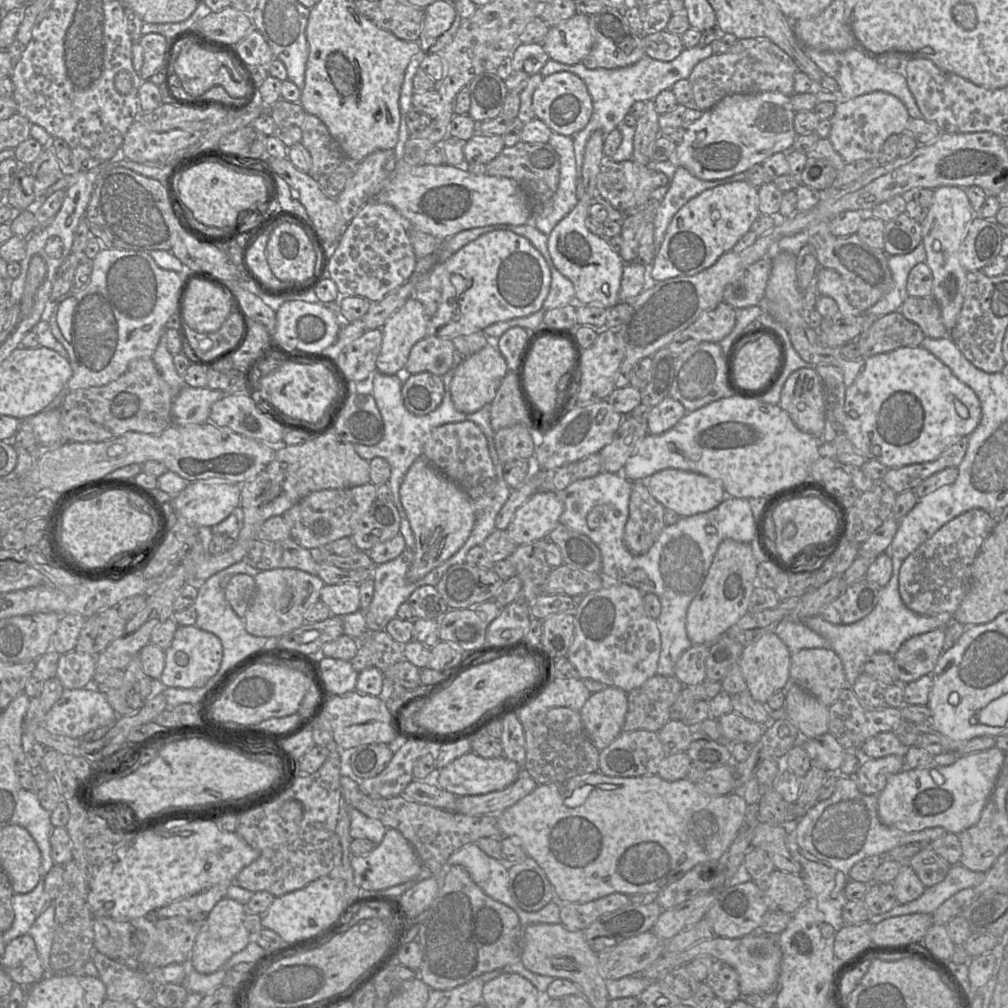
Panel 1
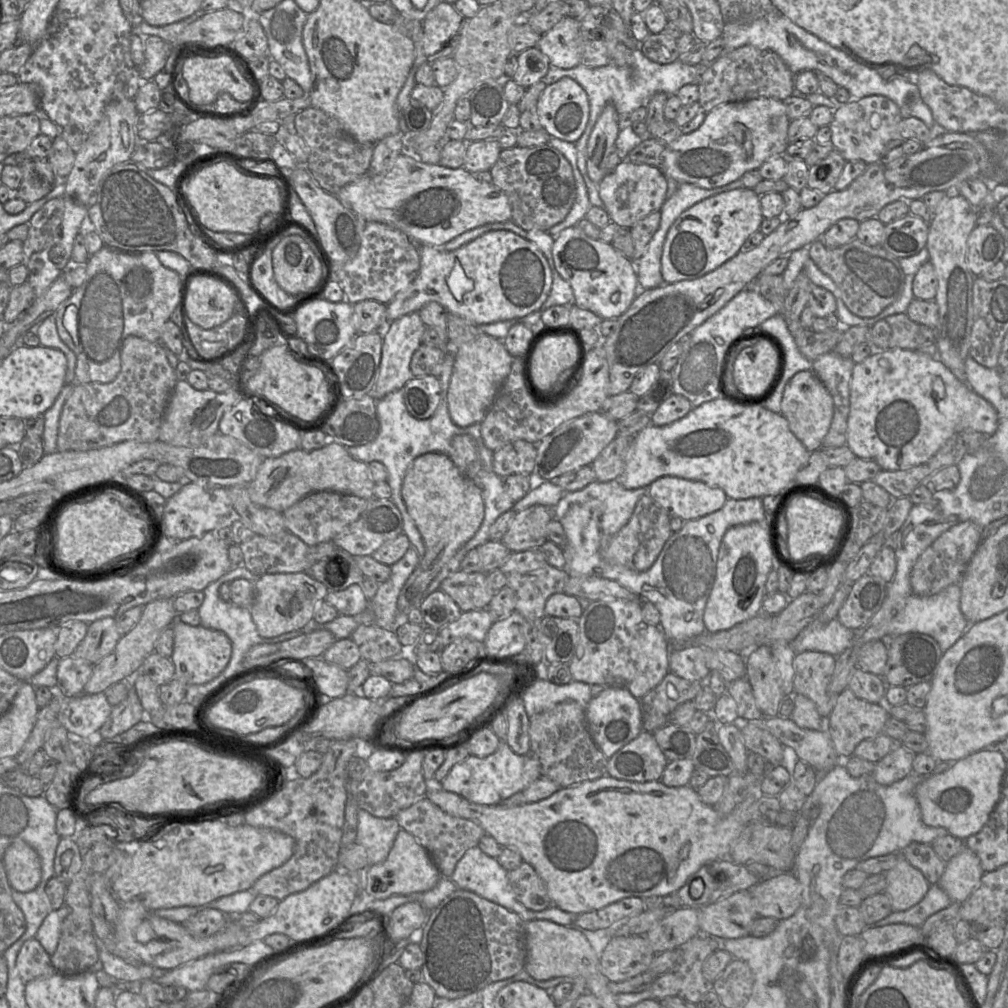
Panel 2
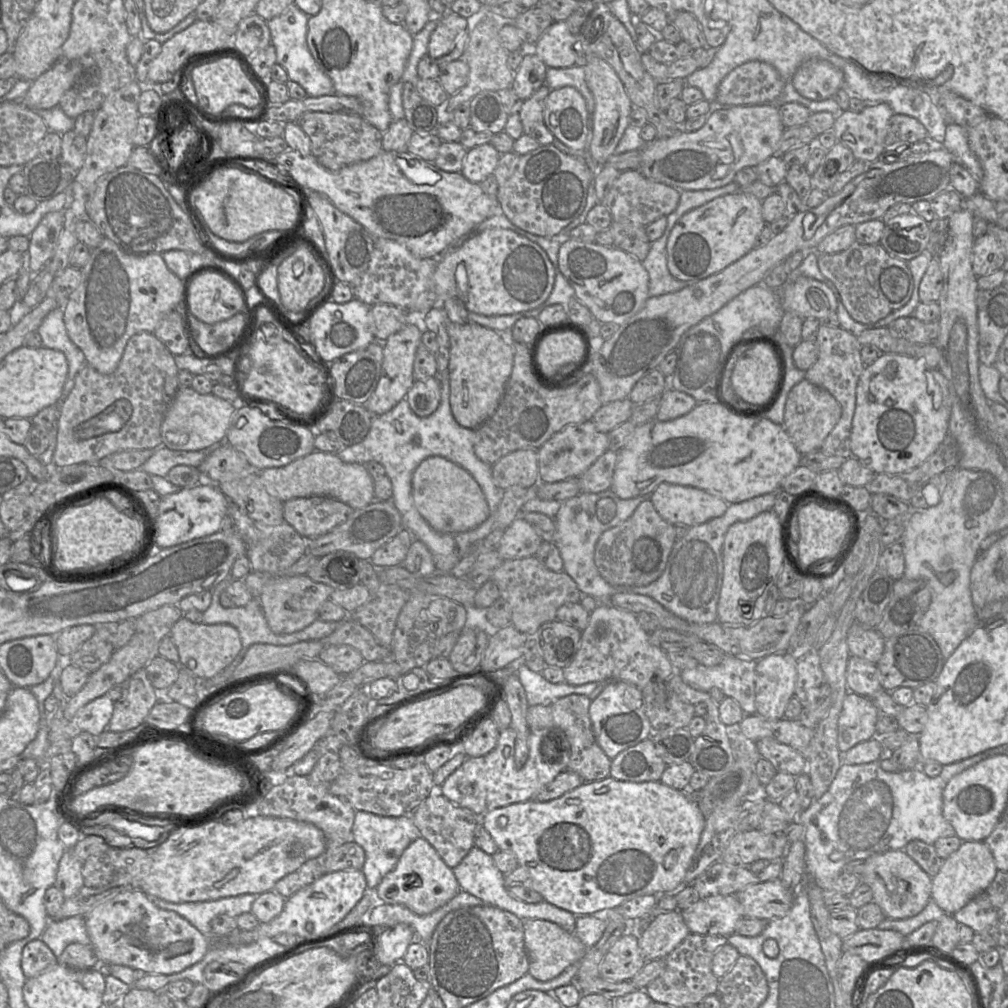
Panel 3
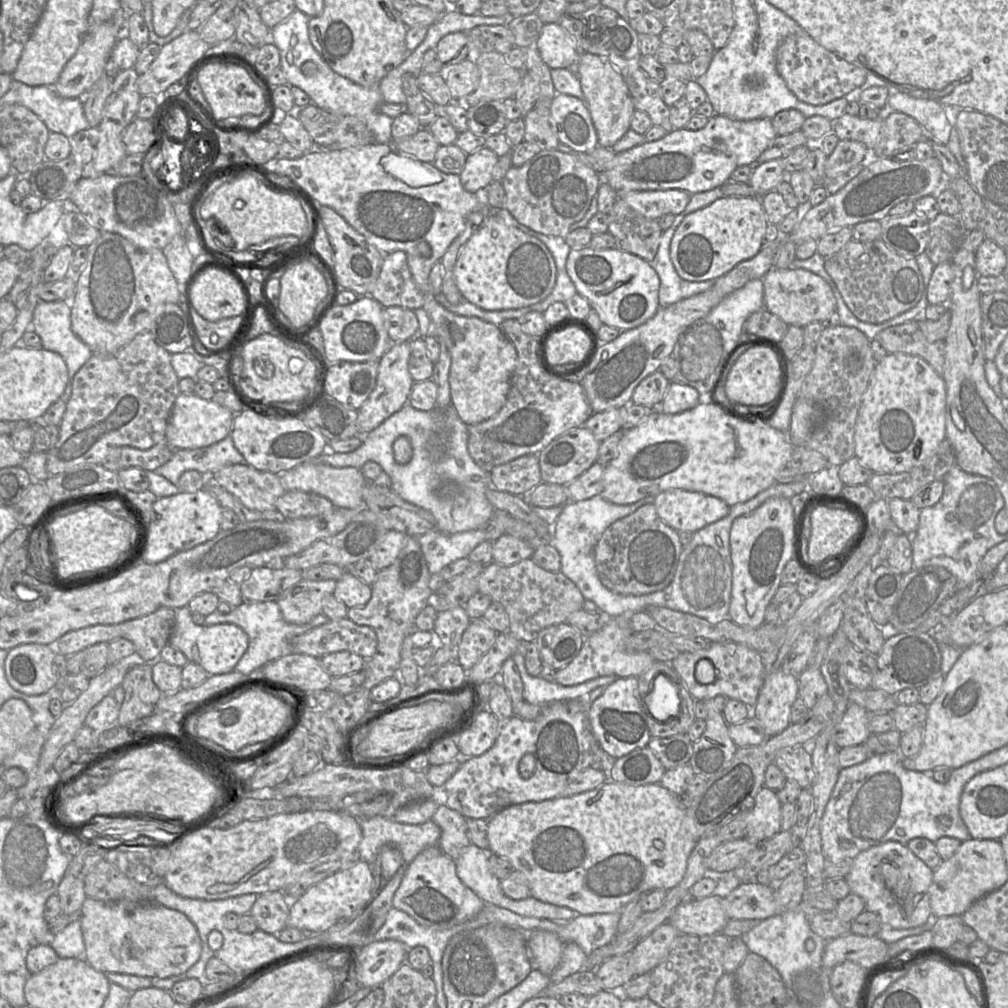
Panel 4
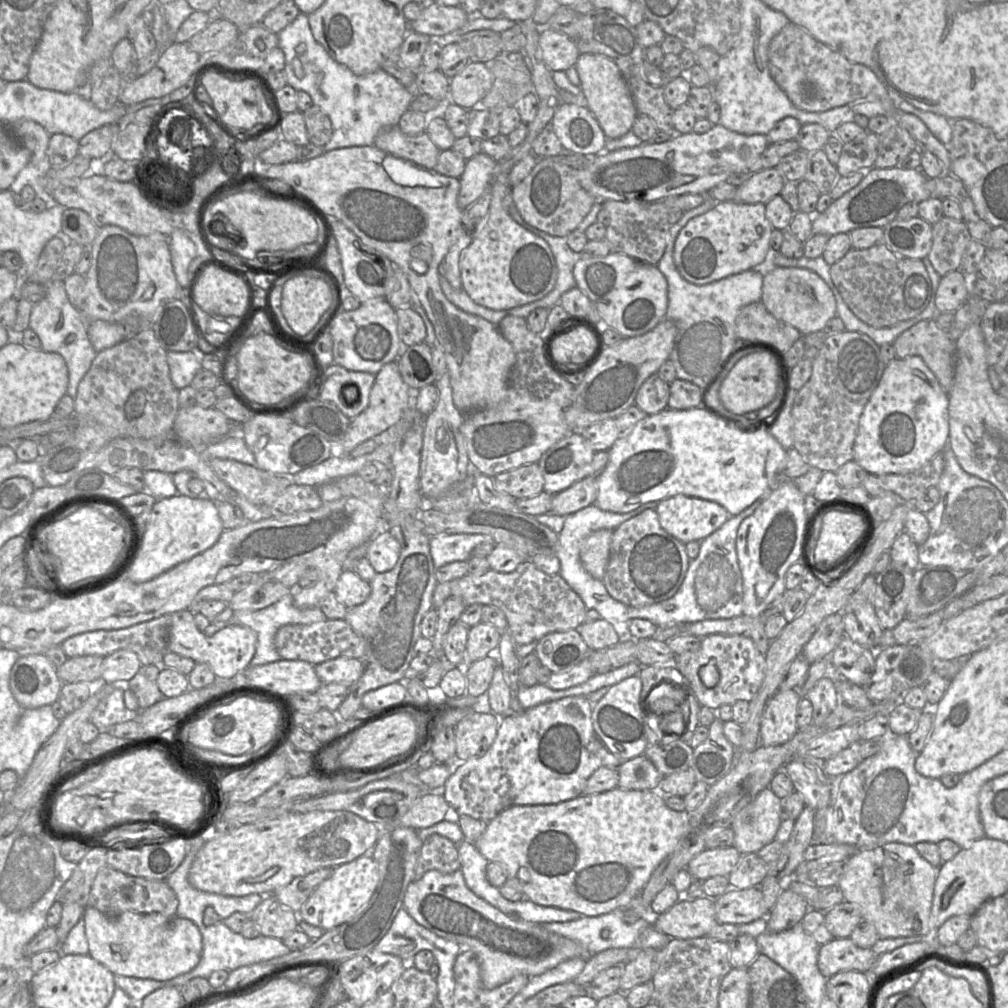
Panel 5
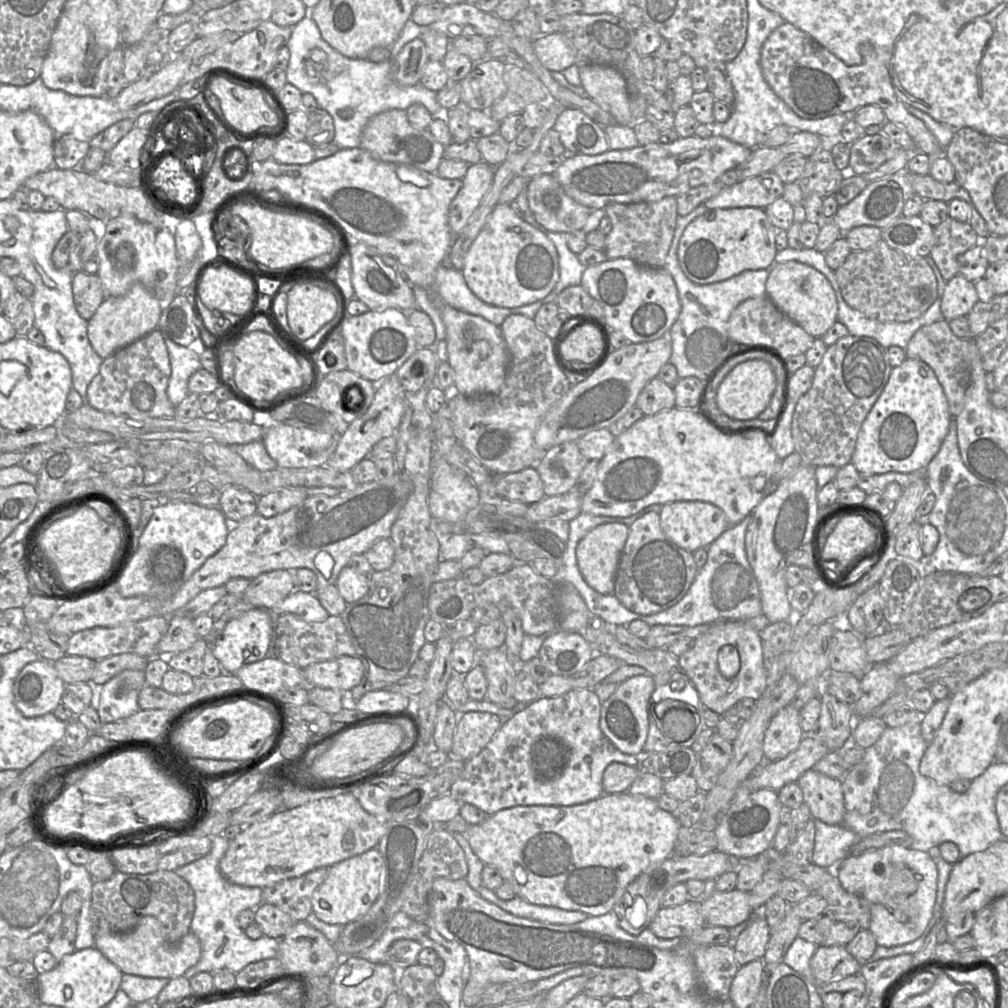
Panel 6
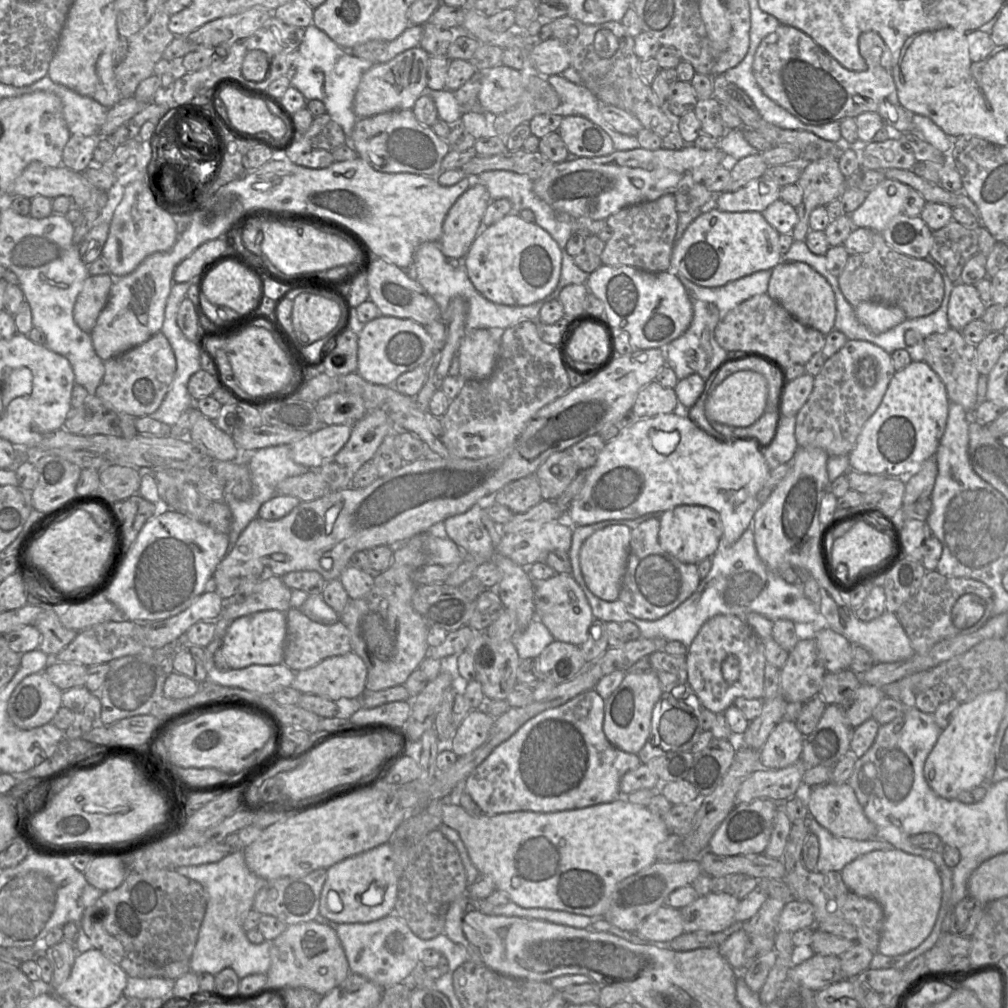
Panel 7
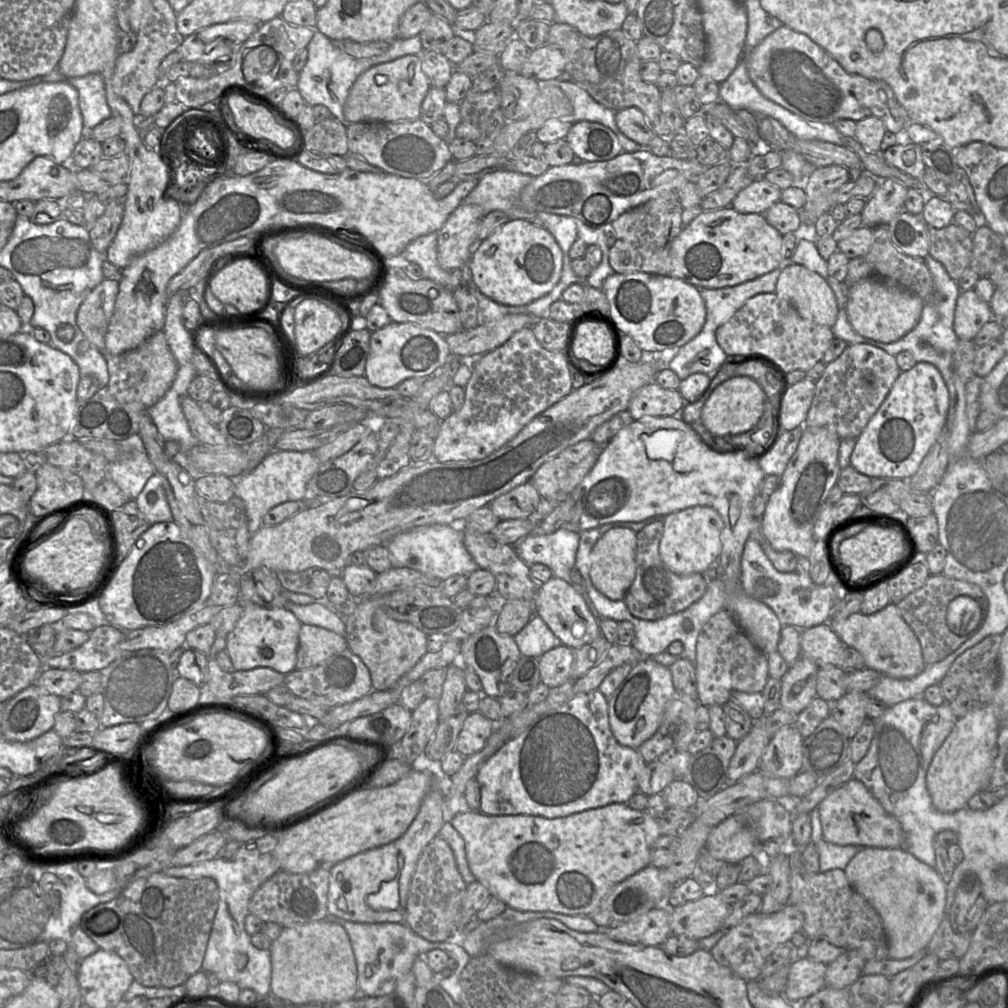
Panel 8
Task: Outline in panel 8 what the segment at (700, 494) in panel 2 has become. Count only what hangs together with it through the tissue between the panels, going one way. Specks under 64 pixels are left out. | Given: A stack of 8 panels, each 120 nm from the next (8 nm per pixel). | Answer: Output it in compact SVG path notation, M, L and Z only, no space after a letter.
M695 506L667 515L663 521L663 534L659 544L662 562L671 572L680 576L702 574L714 566L720 557L723 528L724 522L713 507Z

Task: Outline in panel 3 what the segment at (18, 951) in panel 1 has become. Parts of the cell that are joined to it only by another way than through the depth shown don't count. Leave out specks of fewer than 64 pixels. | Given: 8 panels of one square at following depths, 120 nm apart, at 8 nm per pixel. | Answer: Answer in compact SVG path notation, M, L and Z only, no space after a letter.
M41 939L30 941L22 950L21 968L27 979L33 978L57 964L58 958Z

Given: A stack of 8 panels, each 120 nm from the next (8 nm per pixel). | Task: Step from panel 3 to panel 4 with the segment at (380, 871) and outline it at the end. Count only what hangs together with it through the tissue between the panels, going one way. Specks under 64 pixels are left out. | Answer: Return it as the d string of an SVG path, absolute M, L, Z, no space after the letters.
M374 816L359 821L362 830L362 840L358 846L357 852L360 860L363 860L369 865L374 864L380 849L386 844L396 845L402 854L405 864L409 865L425 848L437 845L441 836L440 827L432 820L417 825L398 823L391 818L383 816Z

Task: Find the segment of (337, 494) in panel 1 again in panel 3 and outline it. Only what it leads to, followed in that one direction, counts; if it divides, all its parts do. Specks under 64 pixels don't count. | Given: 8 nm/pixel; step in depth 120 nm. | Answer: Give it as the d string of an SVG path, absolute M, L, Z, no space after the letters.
M329 496L298 497L283 502L284 521L307 541L326 534L353 512L352 507Z

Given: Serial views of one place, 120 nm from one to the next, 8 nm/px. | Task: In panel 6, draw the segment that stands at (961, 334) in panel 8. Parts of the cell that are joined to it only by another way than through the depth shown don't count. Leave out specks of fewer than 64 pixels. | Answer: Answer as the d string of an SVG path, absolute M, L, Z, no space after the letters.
M957 274L947 281L941 300L943 318L951 320L967 316L979 301L975 283Z

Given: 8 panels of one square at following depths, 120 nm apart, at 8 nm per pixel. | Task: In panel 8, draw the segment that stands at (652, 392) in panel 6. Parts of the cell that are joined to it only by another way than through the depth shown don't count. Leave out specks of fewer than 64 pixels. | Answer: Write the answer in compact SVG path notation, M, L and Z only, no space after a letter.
M654 381L633 395L628 410L634 420L676 416L685 403L678 390L665 389Z

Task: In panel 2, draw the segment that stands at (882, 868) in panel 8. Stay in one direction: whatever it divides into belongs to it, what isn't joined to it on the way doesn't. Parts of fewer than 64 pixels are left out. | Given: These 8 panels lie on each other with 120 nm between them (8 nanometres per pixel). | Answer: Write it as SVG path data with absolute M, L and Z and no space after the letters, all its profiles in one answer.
M906 859L885 872L885 878L884 893L890 899L893 912L908 910L919 903L930 887L924 875Z

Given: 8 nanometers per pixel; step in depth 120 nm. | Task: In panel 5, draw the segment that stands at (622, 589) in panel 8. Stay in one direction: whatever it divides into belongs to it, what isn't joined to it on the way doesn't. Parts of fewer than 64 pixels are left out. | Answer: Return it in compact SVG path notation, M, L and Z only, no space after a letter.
M601 529L587 536L580 546L580 559L585 570L603 582L609 562L613 531Z

